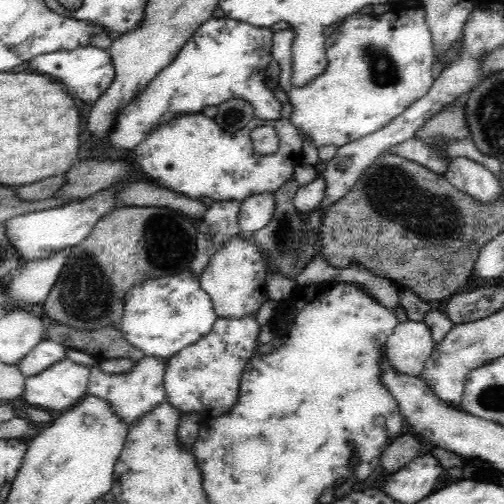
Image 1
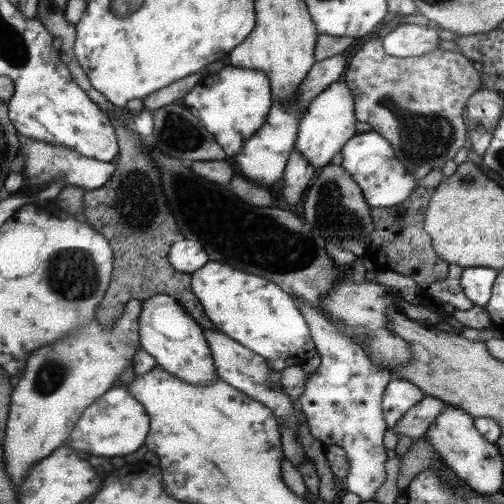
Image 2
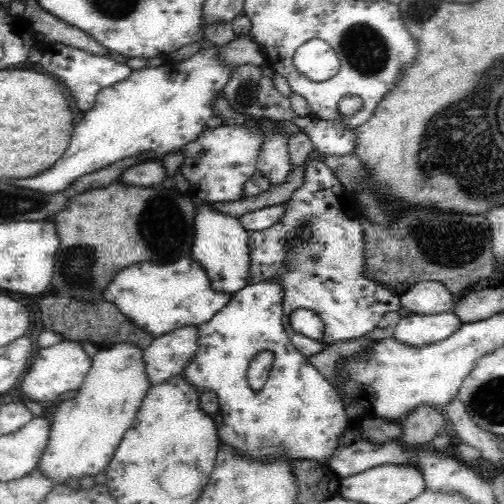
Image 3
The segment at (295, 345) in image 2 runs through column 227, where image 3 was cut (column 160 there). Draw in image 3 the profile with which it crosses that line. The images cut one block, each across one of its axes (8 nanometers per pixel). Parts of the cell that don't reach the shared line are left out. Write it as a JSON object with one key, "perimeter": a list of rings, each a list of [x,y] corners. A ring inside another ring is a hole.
{"perimeter":[[[190,256],[168,266],[158,266],[150,262],[128,266],[108,286],[108,290],[104,290],[102,298],[114,302],[116,308],[130,320],[130,324],[150,334],[154,340],[180,328],[198,328],[206,324],[232,300],[230,294],[212,290],[204,268]]]}

